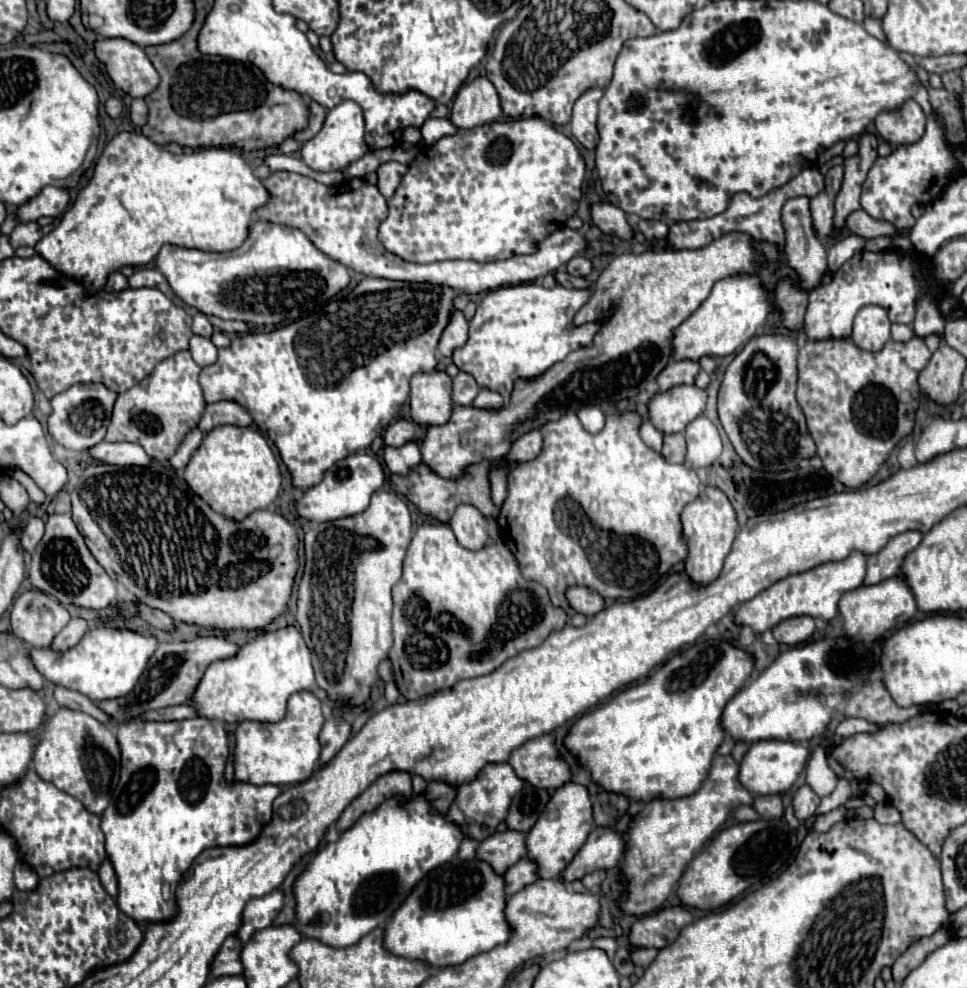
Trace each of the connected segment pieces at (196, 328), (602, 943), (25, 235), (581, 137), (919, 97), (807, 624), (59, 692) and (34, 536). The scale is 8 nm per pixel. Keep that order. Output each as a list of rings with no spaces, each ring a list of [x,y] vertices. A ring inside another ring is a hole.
[[[197,314],[197,316],[193,318],[193,334],[205,336],[205,338],[209,338],[209,336],[213,334],[213,326],[209,324],[209,320],[207,320],[205,314]]]
[[[597,938],[597,940],[593,942],[593,946],[605,950],[611,960],[613,960],[613,956],[615,956],[615,952],[617,952],[617,940],[615,940],[615,938]]]
[[[19,222],[11,232],[11,246],[35,246],[43,238],[41,226],[37,222]]]
[[[589,88],[577,102],[573,104],[573,118],[571,118],[571,134],[589,150],[593,150],[599,142],[597,134],[597,104],[603,96],[601,88]]]
[[[922,83],[919,84],[919,90],[917,91],[917,94],[915,94],[913,99],[921,106],[921,108],[927,115],[933,111],[932,106],[929,102],[927,89]]]
[[[793,616],[793,618],[779,622],[773,628],[775,640],[781,644],[787,644],[787,646],[797,646],[797,644],[809,640],[813,632],[815,632],[815,622],[811,616]]]
[[[55,686],[55,700],[57,700],[57,704],[61,708],[79,710],[79,712],[85,712],[85,714],[97,718],[99,722],[109,722],[105,712],[101,712],[89,698],[85,698],[83,694],[79,694],[75,690],[69,690],[69,688],[63,688],[63,686]]]
[[[29,518],[25,530],[23,530],[23,540],[21,540],[21,546],[25,552],[33,552],[37,542],[43,538],[43,532],[45,532],[45,522],[41,518]]]

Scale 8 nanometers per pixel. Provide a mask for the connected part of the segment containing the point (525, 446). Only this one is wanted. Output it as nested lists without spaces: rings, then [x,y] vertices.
[[[533,430],[529,434],[523,434],[511,448],[511,452],[507,454],[507,460],[515,460],[515,462],[529,462],[533,460],[543,446],[543,438],[539,430]]]

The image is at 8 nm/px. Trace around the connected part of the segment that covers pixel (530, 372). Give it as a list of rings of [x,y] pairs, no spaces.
[[[539,284],[491,290],[469,320],[469,340],[463,348],[453,352],[453,362],[459,370],[473,374],[479,386],[497,390],[509,402],[517,378],[535,378],[555,362],[561,362],[569,352],[591,344],[597,324],[575,328],[571,322],[589,294],[589,290],[571,290],[563,286],[543,288]]]

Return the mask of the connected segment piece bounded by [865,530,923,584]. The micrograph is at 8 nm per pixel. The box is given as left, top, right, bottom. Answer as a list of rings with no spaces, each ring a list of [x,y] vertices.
[[[909,530],[909,532],[903,532],[903,534],[895,536],[877,554],[867,556],[867,576],[865,576],[865,584],[883,582],[885,578],[895,576],[899,572],[905,556],[919,546],[921,538],[923,538],[921,532]]]

